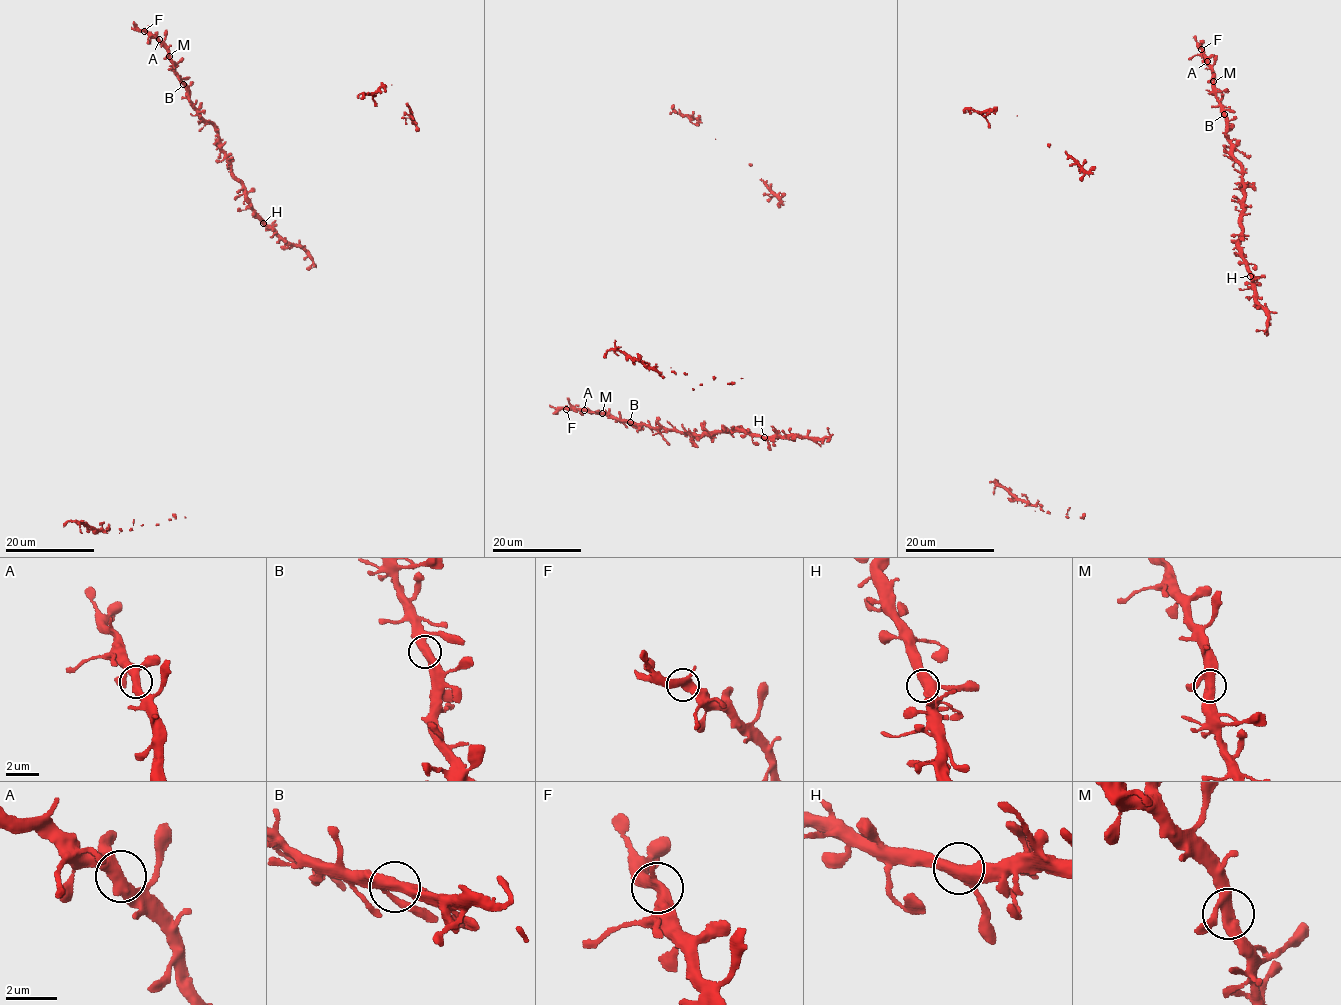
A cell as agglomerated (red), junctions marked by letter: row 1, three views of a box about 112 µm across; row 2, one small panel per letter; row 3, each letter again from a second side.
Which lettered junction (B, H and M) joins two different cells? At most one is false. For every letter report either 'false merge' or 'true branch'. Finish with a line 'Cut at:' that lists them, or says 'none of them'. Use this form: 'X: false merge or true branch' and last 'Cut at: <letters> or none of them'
B: true branch
H: true branch
M: true branch
Cut at: none of them

